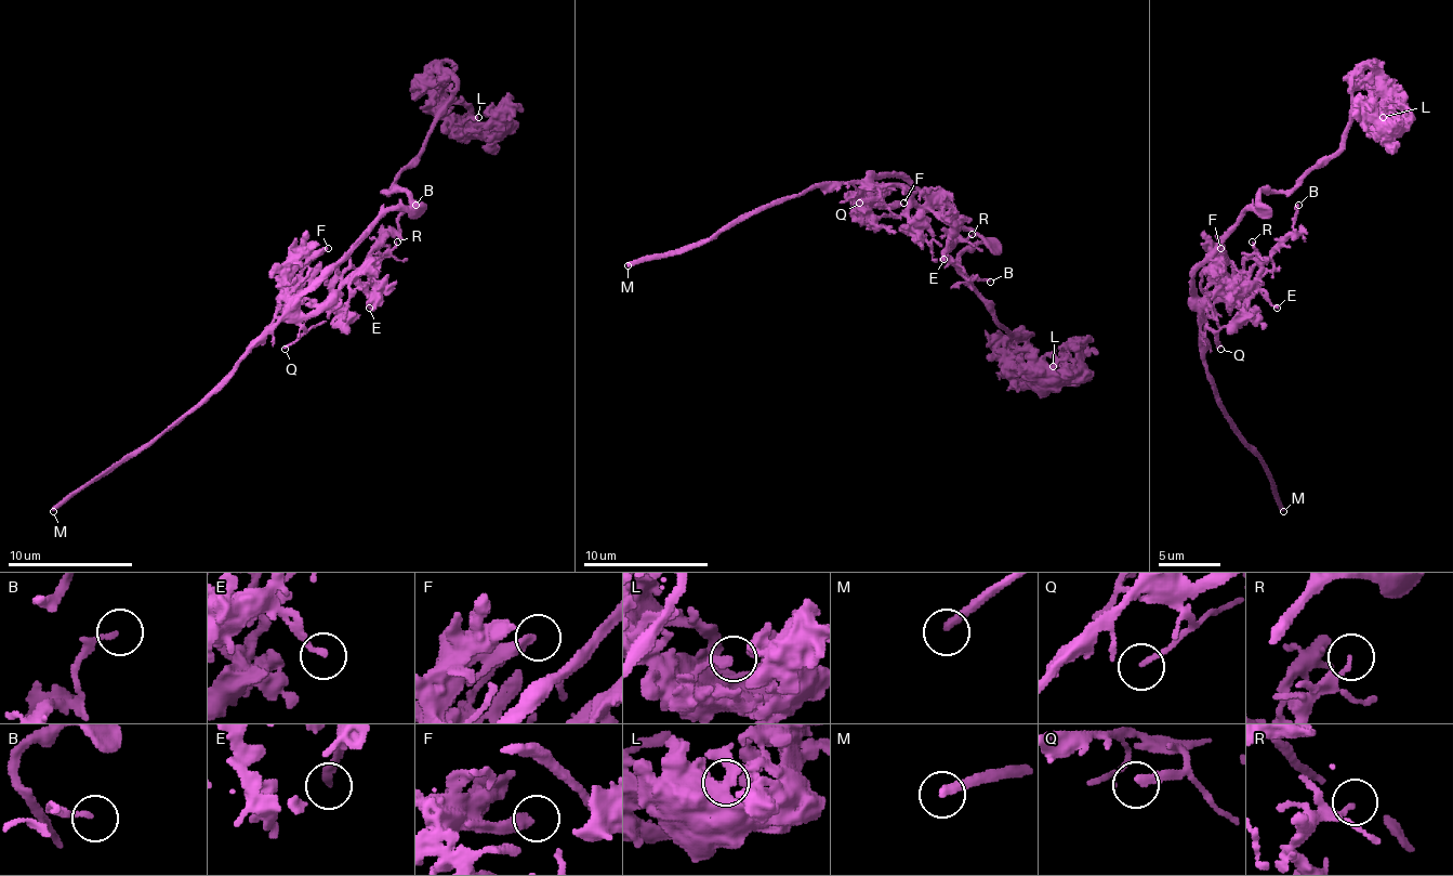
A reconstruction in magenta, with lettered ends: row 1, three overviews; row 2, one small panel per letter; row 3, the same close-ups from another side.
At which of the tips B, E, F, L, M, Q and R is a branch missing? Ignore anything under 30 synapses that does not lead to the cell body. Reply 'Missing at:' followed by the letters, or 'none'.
Missing at: F, M

